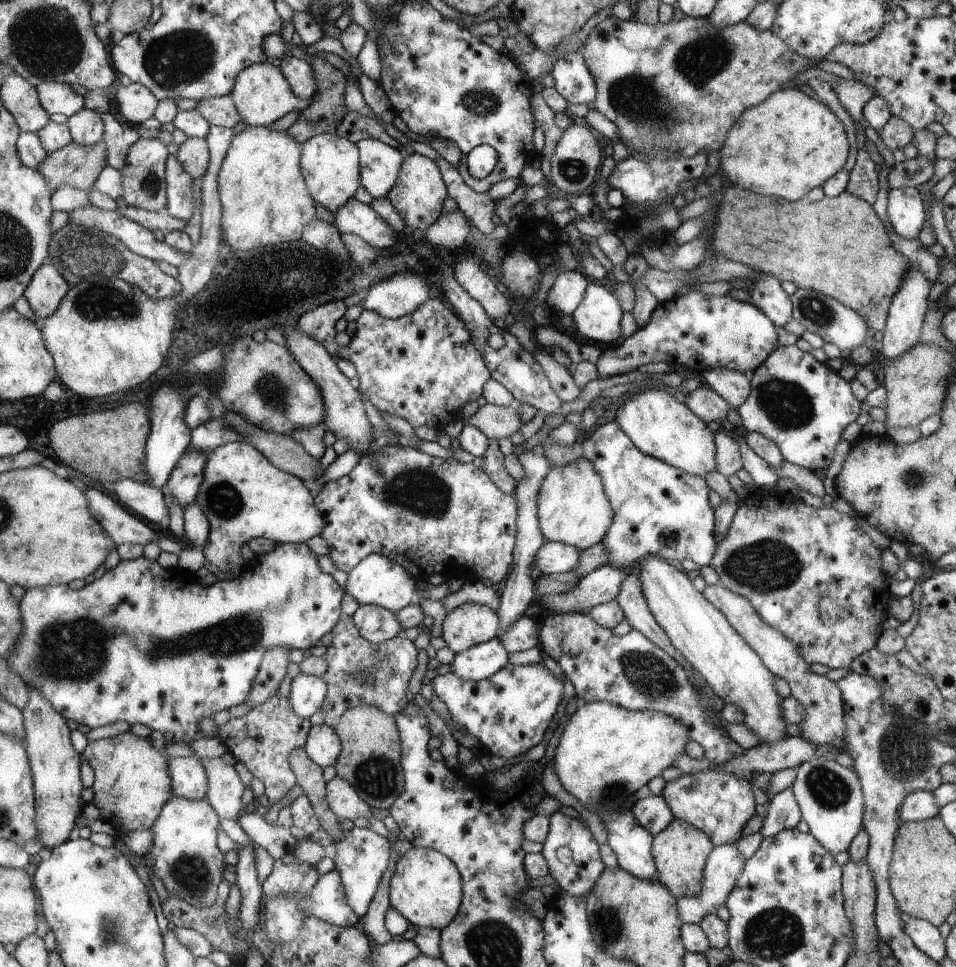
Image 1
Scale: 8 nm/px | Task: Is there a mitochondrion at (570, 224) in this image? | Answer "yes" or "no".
no

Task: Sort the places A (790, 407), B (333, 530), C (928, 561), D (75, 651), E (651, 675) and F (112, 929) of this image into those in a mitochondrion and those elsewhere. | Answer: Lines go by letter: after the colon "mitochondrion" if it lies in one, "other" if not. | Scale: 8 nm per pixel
A: mitochondrion
B: other
C: other
D: mitochondrion
E: mitochondrion
F: mitochondrion

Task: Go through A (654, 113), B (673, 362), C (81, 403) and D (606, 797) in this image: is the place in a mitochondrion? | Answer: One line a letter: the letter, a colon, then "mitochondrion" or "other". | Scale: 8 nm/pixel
A: mitochondrion
B: other
C: other
D: mitochondrion

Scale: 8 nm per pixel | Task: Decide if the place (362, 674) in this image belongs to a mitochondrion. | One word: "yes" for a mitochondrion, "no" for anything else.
yes

